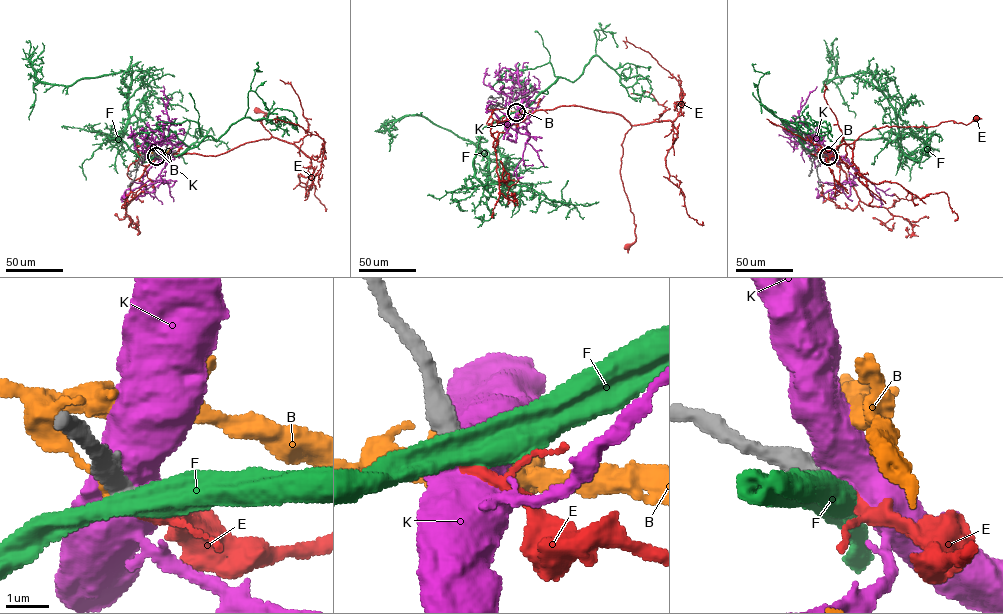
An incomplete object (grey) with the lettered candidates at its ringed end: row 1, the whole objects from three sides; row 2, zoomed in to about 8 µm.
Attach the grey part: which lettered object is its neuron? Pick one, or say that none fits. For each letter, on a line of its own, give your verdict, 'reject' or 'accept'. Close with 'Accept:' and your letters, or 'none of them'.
B: reject
E: accept
F: reject
K: reject
Accept: E

